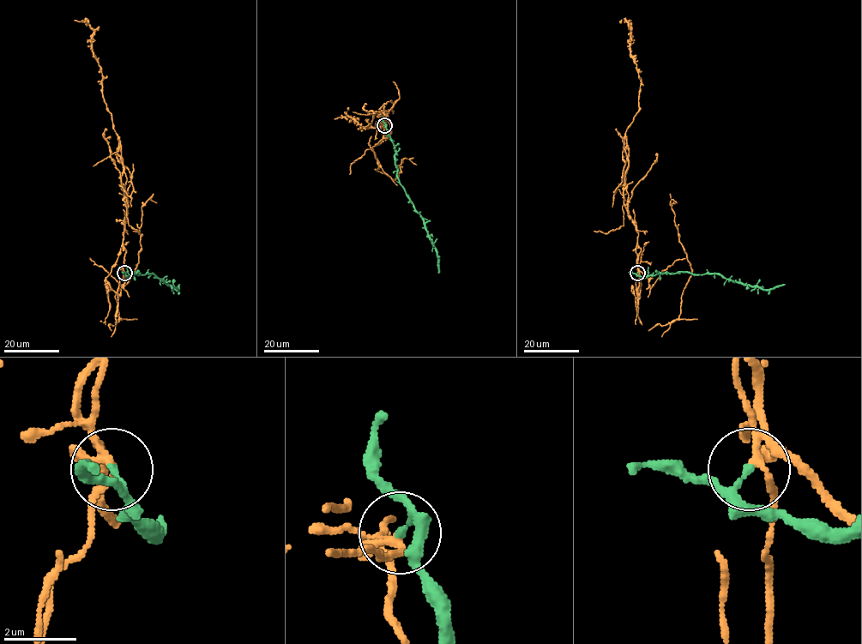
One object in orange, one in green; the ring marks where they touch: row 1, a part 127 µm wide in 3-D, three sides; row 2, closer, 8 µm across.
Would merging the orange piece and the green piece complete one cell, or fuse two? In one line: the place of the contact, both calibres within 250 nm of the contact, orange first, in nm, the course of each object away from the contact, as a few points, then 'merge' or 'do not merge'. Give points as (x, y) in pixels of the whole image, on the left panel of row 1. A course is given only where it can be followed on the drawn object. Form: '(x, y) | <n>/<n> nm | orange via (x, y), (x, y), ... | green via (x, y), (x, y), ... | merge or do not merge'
(124, 273) | 170/120 nm | orange via (124, 272), (126, 203), (118, 136), (103, 97), (100, 66), (92, 51), (93, 30), (87, 23), (74, 21) | green via (124, 272), (128, 277), (137, 272), (140, 274), (153, 273), (176, 290), (179, 284) | do not merge

